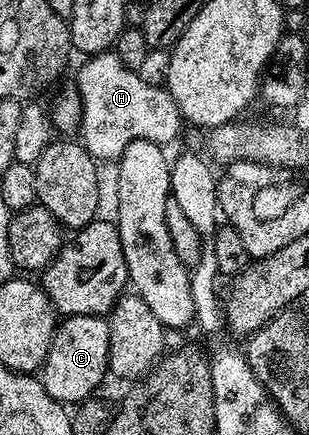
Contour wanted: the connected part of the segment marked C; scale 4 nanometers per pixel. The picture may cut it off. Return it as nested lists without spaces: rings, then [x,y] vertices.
[[[76,315],[62,317],[57,322],[54,338],[48,347],[46,362],[40,370],[40,380],[44,391],[52,395],[54,401],[81,403],[93,398],[98,384],[108,377],[109,363],[109,323],[102,315]]]

